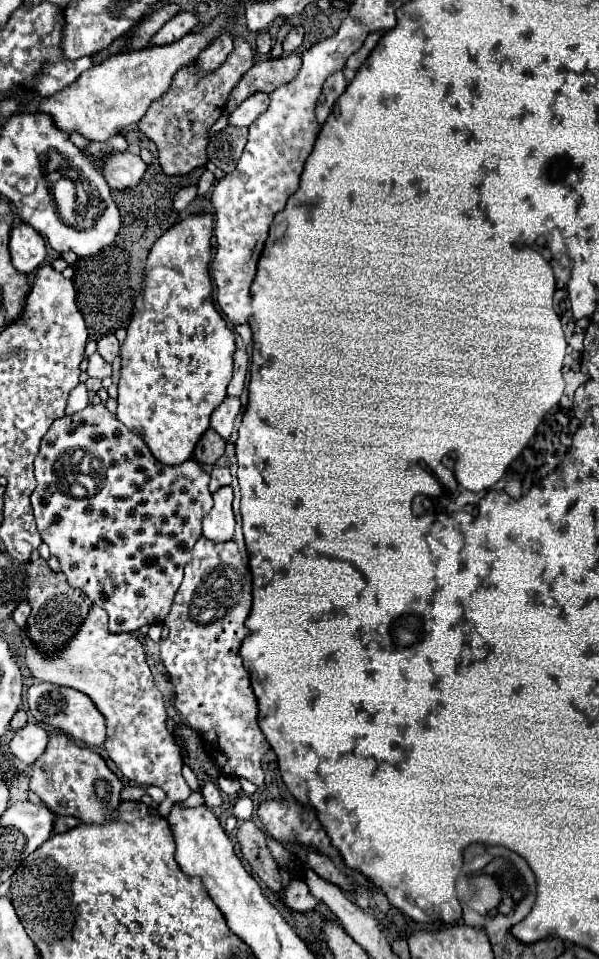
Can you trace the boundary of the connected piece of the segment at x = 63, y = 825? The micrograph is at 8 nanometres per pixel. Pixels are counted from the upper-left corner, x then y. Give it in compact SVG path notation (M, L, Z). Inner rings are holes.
M57 817L53 831L55 831L55 833L63 833L63 831L69 831L69 829L77 827L79 823L81 823L81 821L79 821L77 817Z

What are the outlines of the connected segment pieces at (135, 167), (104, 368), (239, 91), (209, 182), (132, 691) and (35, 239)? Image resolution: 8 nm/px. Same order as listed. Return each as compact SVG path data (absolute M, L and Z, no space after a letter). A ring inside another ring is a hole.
M125 151L125 153L109 155L105 159L105 167L101 169L103 169L103 177L111 187L127 189L127 187L135 187L141 181L143 173L147 171L147 163L143 163L139 155Z
M93 353L89 357L89 369L87 369L89 377L97 377L97 379L105 379L111 375L111 365L105 363L105 359L101 359L99 353Z
M285 55L279 59L267 59L267 61L255 63L233 89L225 105L225 111L227 113L235 111L239 103L243 103L249 95L257 91L265 91L265 93L275 91L283 83L289 83L299 69L301 69L301 59L297 55Z
M206 170L200 177L199 182L197 184L198 195L207 194L210 191L211 187L214 185L214 183L215 183L214 174L211 171Z
M93 607L85 623L67 643L61 655L41 655L35 651L29 639L25 639L25 645L27 665L37 681L73 687L93 699L93 703L107 719L107 741L103 745L107 755L115 761L119 771L129 781L155 785L167 793L165 803L159 805L159 811L163 815L171 811L173 801L181 801L191 795L191 789L181 775L181 749L165 725L167 713L163 705L163 695L153 683L143 647L135 635L109 631L105 611L101 607Z
M19 223L19 225L13 227L13 231L11 231L9 251L11 251L13 265L21 273L31 273L43 263L43 259L47 255L45 239L33 227L27 227L25 223Z

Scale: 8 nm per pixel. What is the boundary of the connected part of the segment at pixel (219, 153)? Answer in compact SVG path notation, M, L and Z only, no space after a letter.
M227 125L223 131L211 137L207 145L209 161L223 173L229 173L237 165L237 159L241 157L245 143L247 143L247 127Z

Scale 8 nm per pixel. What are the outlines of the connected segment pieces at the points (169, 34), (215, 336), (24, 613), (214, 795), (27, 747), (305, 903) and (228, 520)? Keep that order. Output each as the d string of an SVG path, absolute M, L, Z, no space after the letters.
M181 11L179 15L175 15L171 21L167 21L149 41L149 45L167 45L173 43L177 39L181 39L183 35L191 33L193 27L197 25L197 17L191 11Z
M191 215L173 225L155 241L145 263L145 279L141 291L135 297L133 317L127 327L127 339L121 345L117 419L133 433L137 433L147 443L153 457L163 465L179 465L193 457L193 449L201 435L209 429L211 413L227 397L227 385L231 381L235 337L211 299L211 233L211 215Z
M21 601L21 605L19 605L19 607L15 609L15 613L11 615L13 621L15 621L15 625L17 625L19 629L25 629L25 625L27 625L27 617L29 617L29 611L31 611L29 603L27 603L27 601Z
M207 783L207 785L203 787L201 795L203 795L203 799L205 799L205 803L203 803L205 807L215 809L215 807L221 805L221 793L219 793L219 789L217 789L215 783Z
M25 725L19 731L15 731L13 739L9 741L9 751L17 759L31 765L45 751L47 739L47 731L41 725Z
M293 879L289 885L285 885L279 893L279 899L285 907L291 911L307 911L317 905L317 899L309 893L307 885L301 879Z
M221 487L213 493L213 509L205 515L203 519L203 537L215 541L215 543L225 543L233 539L235 531L235 515L231 509L233 503L233 491L231 487Z

